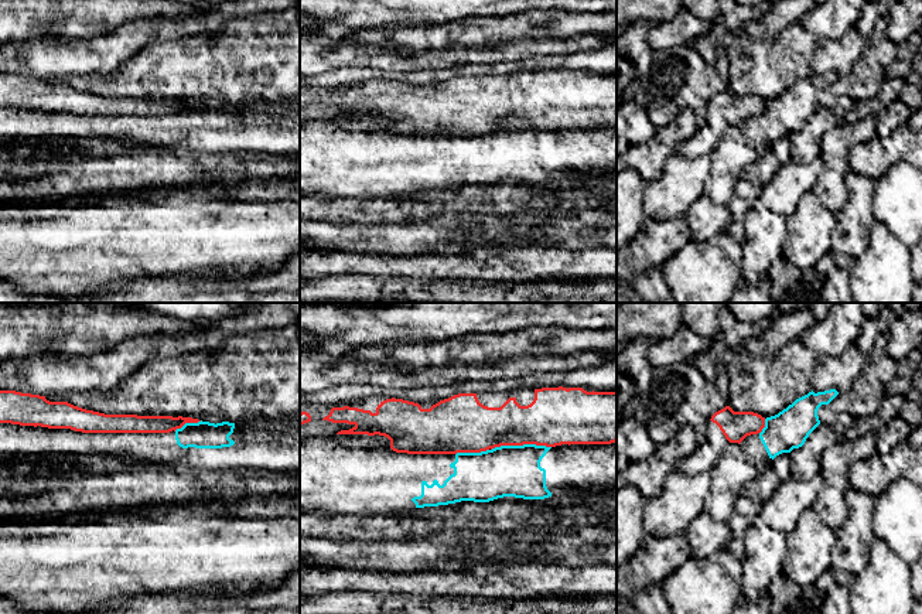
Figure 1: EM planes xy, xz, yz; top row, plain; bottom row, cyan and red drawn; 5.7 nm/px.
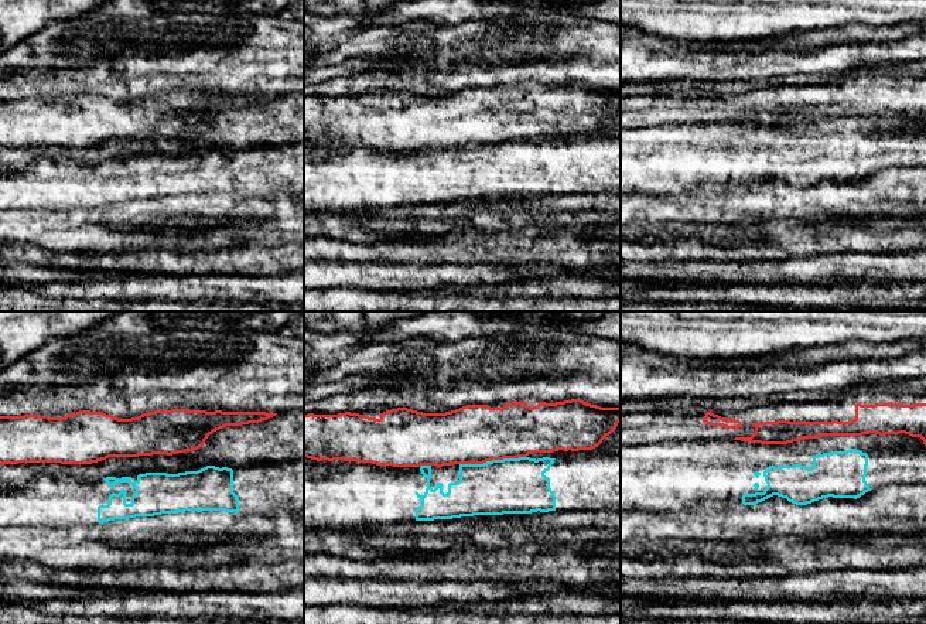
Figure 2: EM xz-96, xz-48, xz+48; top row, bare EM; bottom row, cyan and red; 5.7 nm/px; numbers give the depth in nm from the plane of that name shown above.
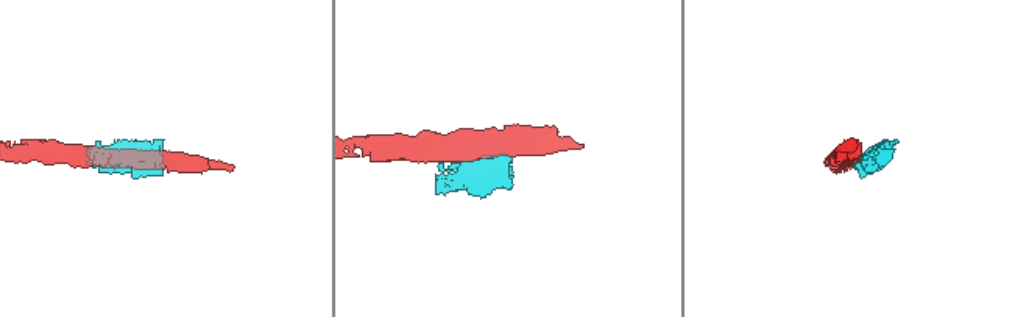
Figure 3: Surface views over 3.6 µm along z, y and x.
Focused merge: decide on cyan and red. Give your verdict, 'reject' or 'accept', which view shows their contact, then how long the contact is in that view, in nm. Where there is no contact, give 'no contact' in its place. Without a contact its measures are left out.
reject; meets cyan in xz; contact 340 nm long

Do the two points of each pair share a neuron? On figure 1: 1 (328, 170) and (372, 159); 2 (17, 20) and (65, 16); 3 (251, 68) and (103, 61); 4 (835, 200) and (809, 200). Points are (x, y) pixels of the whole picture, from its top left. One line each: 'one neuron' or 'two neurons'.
1: one neuron
2: one neuron
3: two neurons
4: two neurons

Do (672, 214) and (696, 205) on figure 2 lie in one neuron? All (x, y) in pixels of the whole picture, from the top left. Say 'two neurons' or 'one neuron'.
one neuron

